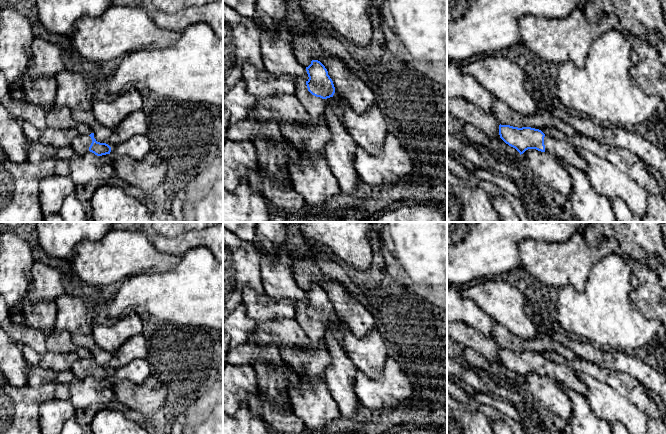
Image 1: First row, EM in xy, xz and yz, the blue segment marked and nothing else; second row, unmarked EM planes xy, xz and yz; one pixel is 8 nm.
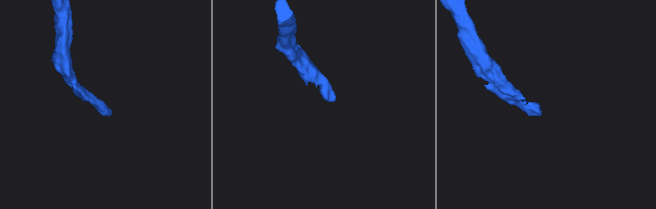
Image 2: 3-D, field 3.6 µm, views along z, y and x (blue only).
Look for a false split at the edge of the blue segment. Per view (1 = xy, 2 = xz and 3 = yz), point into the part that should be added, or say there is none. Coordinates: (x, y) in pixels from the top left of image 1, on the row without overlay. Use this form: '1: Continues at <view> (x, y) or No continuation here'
1: Continues at xy (81, 367)
2: Continues at xz (315, 330)
3: Continues at yz (562, 374)

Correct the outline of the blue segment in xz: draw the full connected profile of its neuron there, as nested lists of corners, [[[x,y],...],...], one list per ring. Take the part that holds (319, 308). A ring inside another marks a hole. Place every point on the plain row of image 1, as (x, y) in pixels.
[[[312,284],[306,295],[309,301],[307,305],[294,303],[295,320],[304,330],[312,347],[325,349],[324,324],[333,321],[335,317],[333,305],[325,290],[318,284]]]

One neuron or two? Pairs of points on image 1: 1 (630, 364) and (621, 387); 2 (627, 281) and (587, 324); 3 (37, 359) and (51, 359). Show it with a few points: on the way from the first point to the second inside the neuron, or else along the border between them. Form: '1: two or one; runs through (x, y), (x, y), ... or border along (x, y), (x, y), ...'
1: two; border along (603, 368), (626, 373), (645, 387)
2: one; runs through (616, 292), (598, 313)
3: one; runs through (40, 359), (48, 359)

